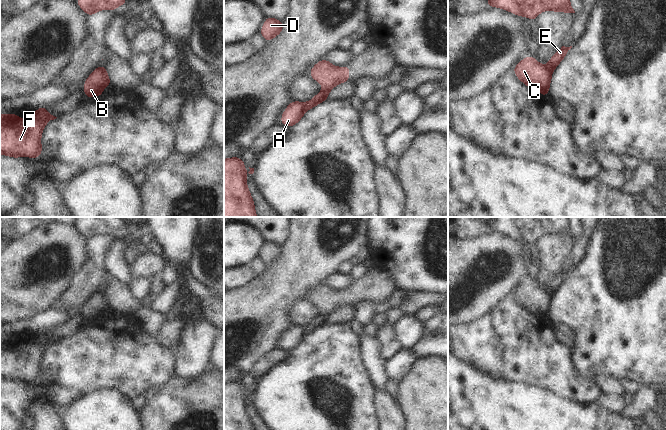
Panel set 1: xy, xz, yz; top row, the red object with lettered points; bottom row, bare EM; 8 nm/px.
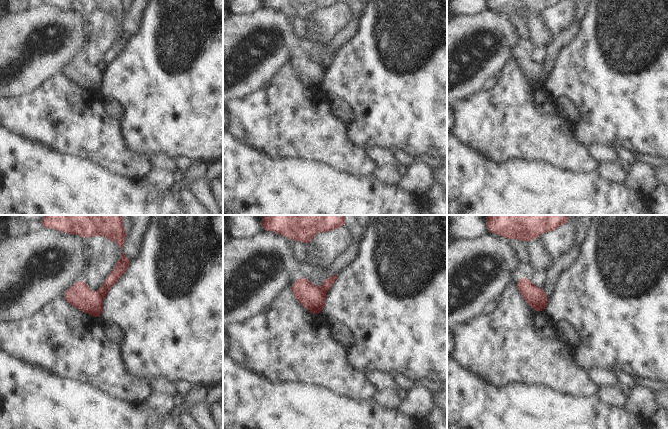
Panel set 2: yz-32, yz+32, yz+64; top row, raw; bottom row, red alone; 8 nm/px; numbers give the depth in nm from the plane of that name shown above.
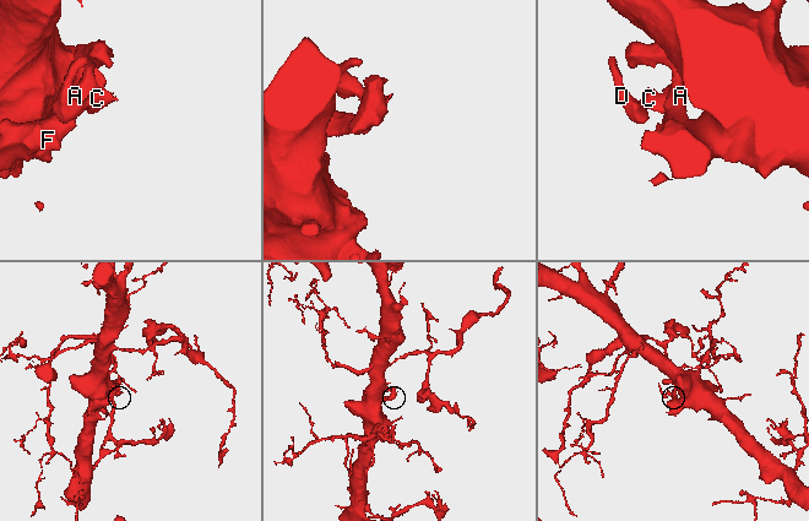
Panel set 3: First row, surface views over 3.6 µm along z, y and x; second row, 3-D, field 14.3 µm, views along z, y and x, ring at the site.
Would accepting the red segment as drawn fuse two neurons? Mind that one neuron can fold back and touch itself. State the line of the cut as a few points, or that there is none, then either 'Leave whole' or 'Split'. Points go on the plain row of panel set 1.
Split along xz (321, 315), (328, 316). Split.

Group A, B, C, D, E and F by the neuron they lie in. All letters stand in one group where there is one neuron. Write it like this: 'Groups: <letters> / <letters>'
Groups: A E F / B C D.

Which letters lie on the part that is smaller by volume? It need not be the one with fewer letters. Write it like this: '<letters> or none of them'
B, C, D

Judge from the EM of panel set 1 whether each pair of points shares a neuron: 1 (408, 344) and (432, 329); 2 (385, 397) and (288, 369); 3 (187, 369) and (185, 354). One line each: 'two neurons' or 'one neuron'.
1: two neurons
2: two neurons
3: one neuron

